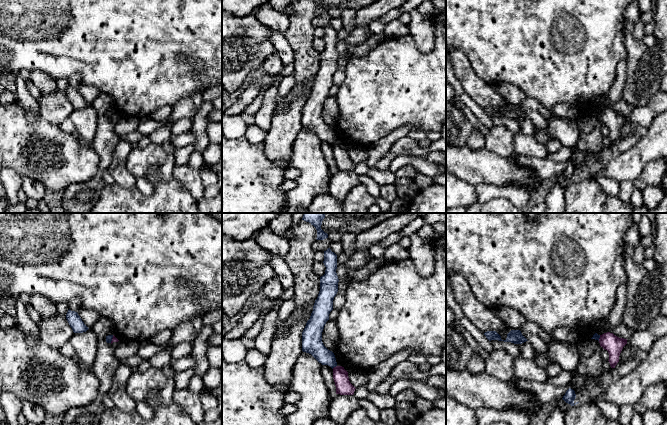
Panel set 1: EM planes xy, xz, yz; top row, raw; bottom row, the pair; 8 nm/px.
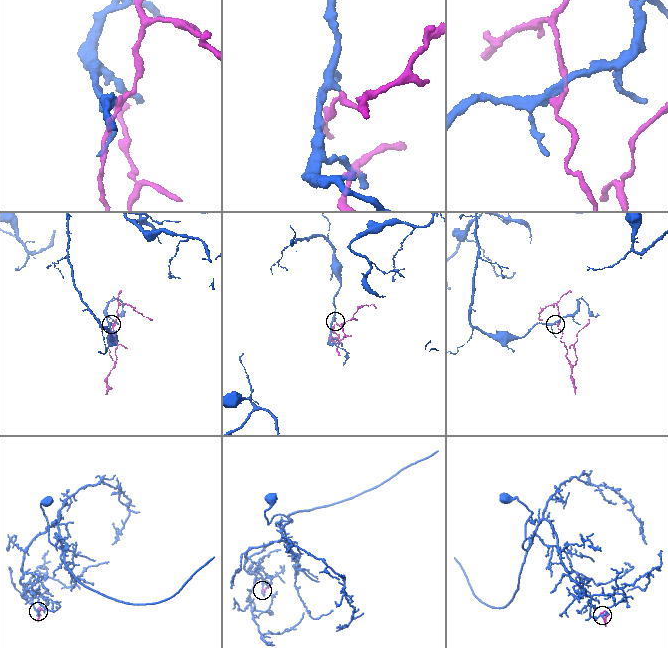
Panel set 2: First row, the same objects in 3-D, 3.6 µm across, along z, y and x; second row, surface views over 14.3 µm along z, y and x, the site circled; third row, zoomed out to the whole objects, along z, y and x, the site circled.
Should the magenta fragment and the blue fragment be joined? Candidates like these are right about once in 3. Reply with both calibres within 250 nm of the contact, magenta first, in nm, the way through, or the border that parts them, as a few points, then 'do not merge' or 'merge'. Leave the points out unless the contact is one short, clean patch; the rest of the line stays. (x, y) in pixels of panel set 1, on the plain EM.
calibres 130 and 150 nm; border xz (336, 141), (332, 144); do not merge

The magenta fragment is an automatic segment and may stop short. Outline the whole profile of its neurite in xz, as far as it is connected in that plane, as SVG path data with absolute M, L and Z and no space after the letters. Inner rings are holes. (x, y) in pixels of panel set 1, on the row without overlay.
M342 142L333 144L333 155L336 162L336 170L353 171L355 163L350 159L348 148Z

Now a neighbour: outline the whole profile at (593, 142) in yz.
M599 122L595 128L585 135L580 135L578 147L580 150L591 151L594 154L594 160L599 160L603 150L603 135L601 127L603 123Z

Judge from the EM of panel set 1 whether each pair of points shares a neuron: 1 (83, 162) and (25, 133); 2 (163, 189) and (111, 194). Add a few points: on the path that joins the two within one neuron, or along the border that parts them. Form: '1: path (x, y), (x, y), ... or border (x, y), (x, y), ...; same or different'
1: path (69, 148), (63, 142), (39, 136); same
2: path (150, 201), (124, 201); same

